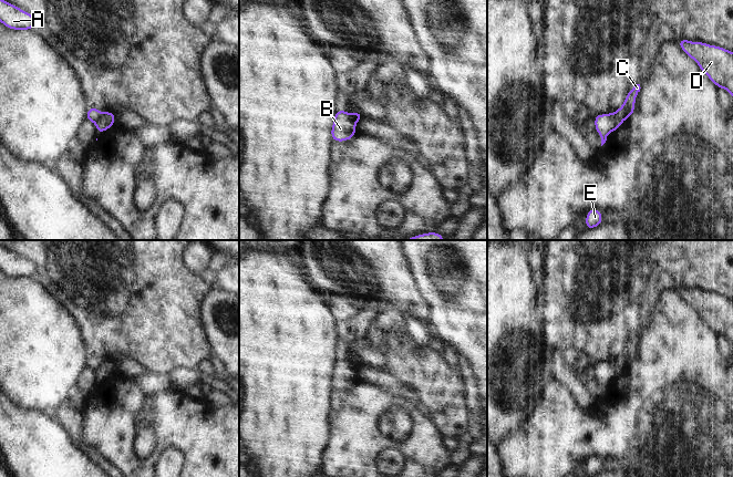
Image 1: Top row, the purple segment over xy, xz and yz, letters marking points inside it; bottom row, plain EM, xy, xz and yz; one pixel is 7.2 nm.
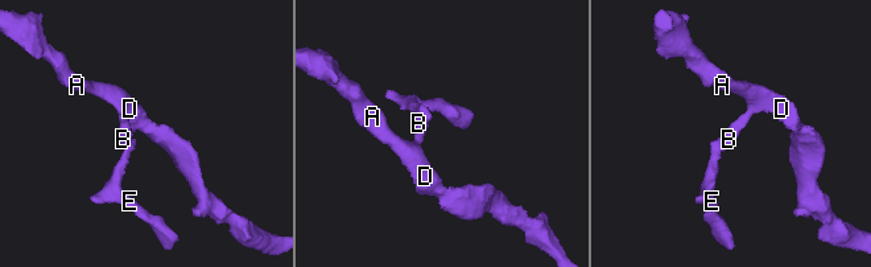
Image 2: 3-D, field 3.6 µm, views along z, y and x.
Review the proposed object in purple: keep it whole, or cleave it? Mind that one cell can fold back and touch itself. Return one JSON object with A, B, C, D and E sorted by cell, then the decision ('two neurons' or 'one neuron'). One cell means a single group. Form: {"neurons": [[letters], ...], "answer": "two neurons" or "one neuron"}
{"neurons": [["A", "B", "C", "D"], ["E"]], "answer": "two neurons"}

